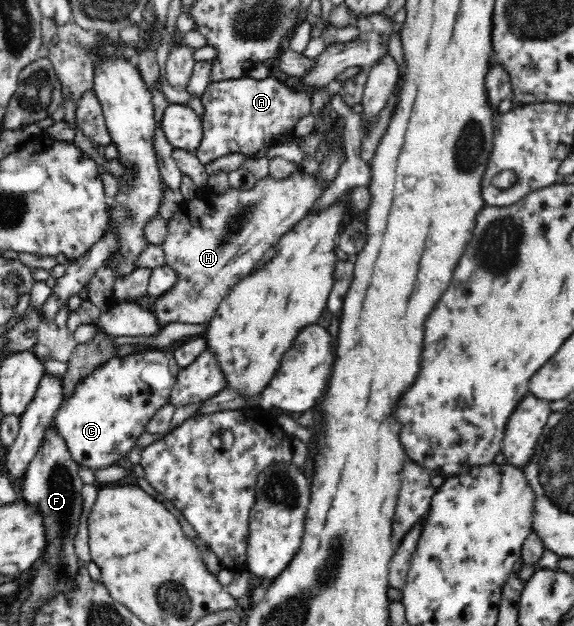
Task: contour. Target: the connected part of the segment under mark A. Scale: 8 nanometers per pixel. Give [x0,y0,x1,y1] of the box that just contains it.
[195,75,312,164]

